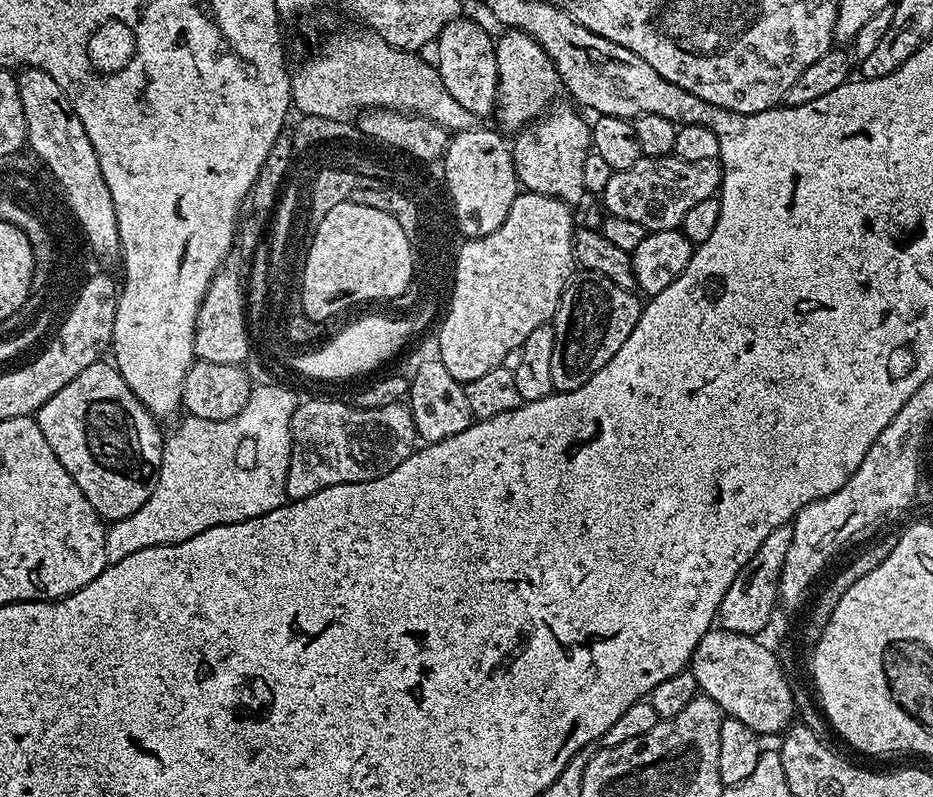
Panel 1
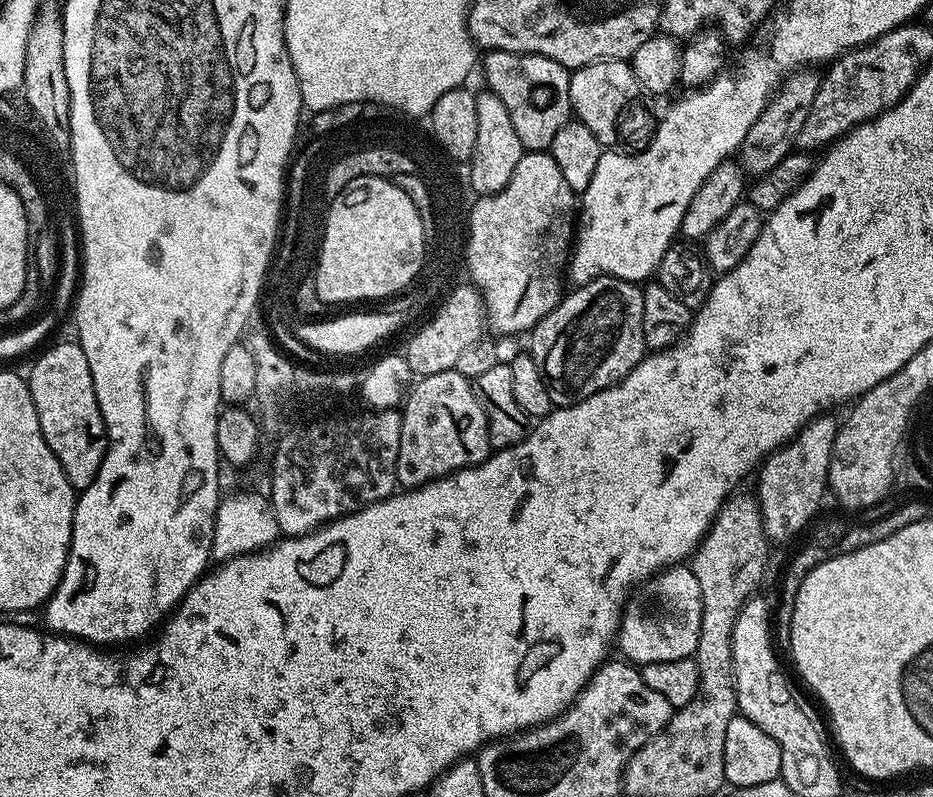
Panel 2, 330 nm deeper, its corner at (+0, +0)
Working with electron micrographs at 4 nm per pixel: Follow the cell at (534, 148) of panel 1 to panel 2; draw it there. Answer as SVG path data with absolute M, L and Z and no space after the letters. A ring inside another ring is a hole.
M506 50L485 51L482 66L483 62L487 87L498 94L502 102L506 102L506 110L510 110L510 122L514 122L514 130L518 138L522 138L522 146L529 152L551 149L554 134L558 134L558 130L562 130L562 126L574 116L570 102L569 69L542 54Z

